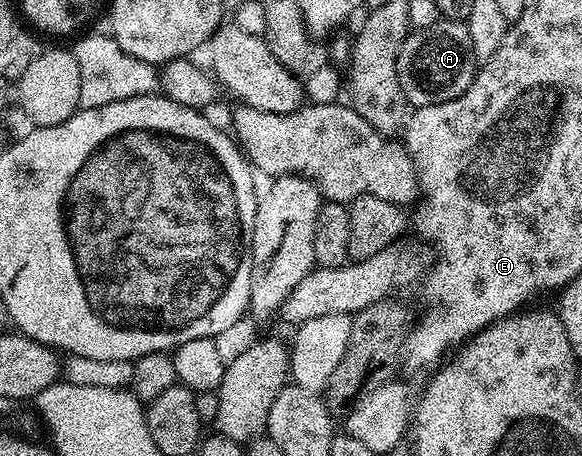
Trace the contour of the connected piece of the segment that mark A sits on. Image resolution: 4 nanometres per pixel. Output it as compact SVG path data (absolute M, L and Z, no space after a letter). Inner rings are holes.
M440 20L432 27L414 31L402 42L398 52L400 87L411 106L435 105L456 99L474 82L476 56L466 24Z

